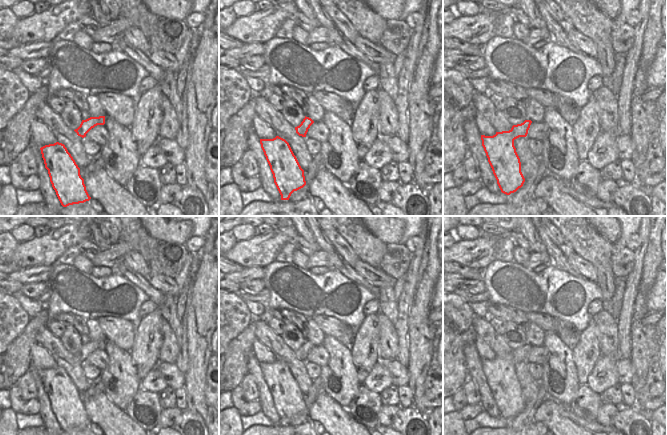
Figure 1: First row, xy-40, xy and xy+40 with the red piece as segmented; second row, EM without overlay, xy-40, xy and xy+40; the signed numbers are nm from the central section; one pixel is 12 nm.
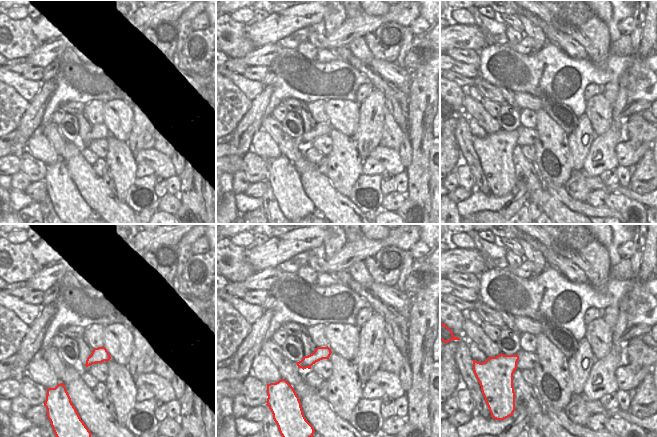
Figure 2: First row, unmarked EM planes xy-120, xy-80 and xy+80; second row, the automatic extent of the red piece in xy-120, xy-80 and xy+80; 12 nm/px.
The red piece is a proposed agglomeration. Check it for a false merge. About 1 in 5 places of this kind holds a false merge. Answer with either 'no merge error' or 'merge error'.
no merge error

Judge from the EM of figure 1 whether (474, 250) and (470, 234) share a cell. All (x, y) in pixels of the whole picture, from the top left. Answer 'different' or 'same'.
different

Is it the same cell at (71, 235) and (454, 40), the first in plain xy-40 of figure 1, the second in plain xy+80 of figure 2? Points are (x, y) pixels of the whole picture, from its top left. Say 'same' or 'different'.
same

